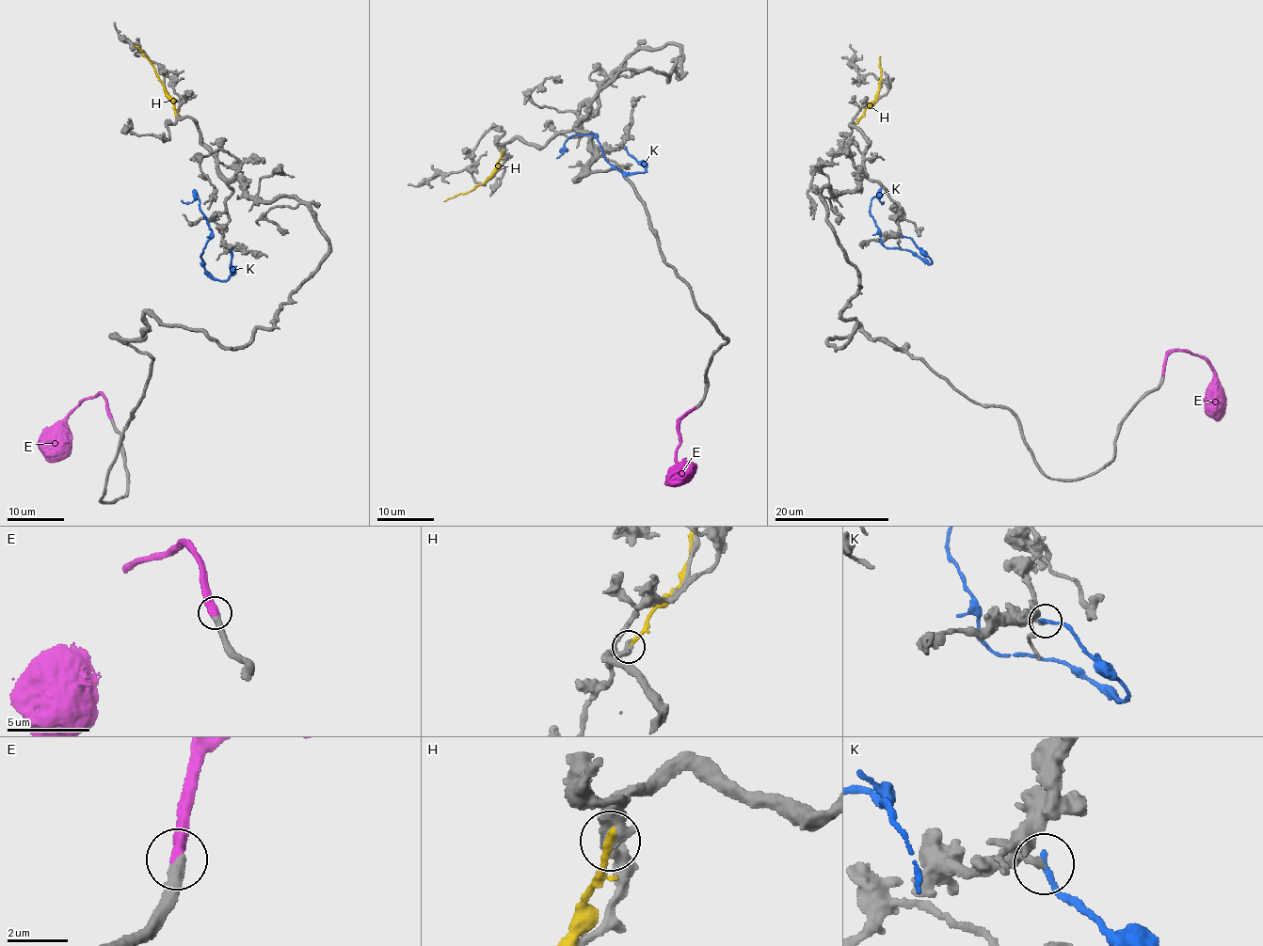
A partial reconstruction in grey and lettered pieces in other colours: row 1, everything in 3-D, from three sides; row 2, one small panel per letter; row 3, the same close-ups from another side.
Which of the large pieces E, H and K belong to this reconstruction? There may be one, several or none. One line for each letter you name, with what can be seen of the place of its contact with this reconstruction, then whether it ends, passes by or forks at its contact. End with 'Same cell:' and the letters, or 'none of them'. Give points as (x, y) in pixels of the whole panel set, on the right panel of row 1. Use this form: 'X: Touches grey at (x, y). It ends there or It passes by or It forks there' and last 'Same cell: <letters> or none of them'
E: Touches grey at (1162, 374). It ends there
Same cell: E

